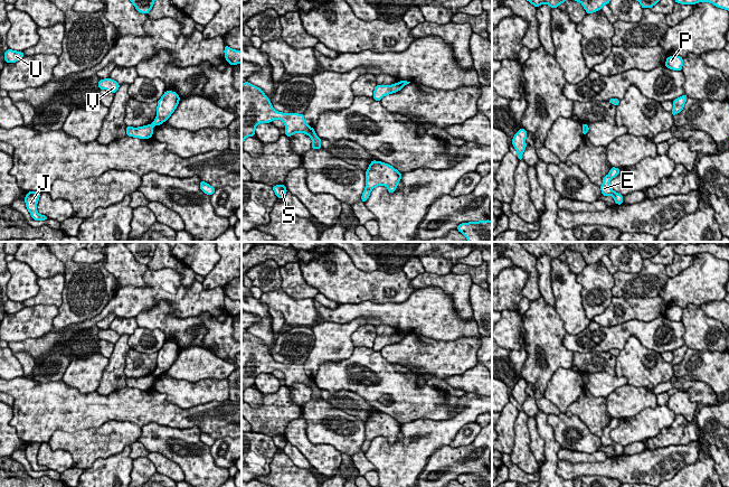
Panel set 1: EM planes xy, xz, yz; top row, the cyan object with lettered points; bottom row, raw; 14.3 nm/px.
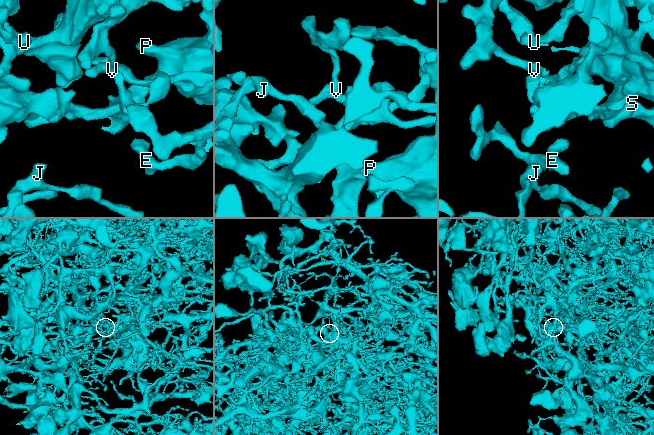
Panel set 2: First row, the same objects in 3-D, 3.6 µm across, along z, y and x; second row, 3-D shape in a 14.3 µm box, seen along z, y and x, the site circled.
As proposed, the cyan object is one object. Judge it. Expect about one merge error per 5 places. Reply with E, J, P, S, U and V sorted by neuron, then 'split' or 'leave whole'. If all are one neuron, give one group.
E V / J P S U | split

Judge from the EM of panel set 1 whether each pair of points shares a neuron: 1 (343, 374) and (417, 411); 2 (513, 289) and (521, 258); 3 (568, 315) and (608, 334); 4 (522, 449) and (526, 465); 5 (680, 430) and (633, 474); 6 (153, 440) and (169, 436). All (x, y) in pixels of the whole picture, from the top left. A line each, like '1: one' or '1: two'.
1: one
2: two
3: two
4: one
5: two
6: one

